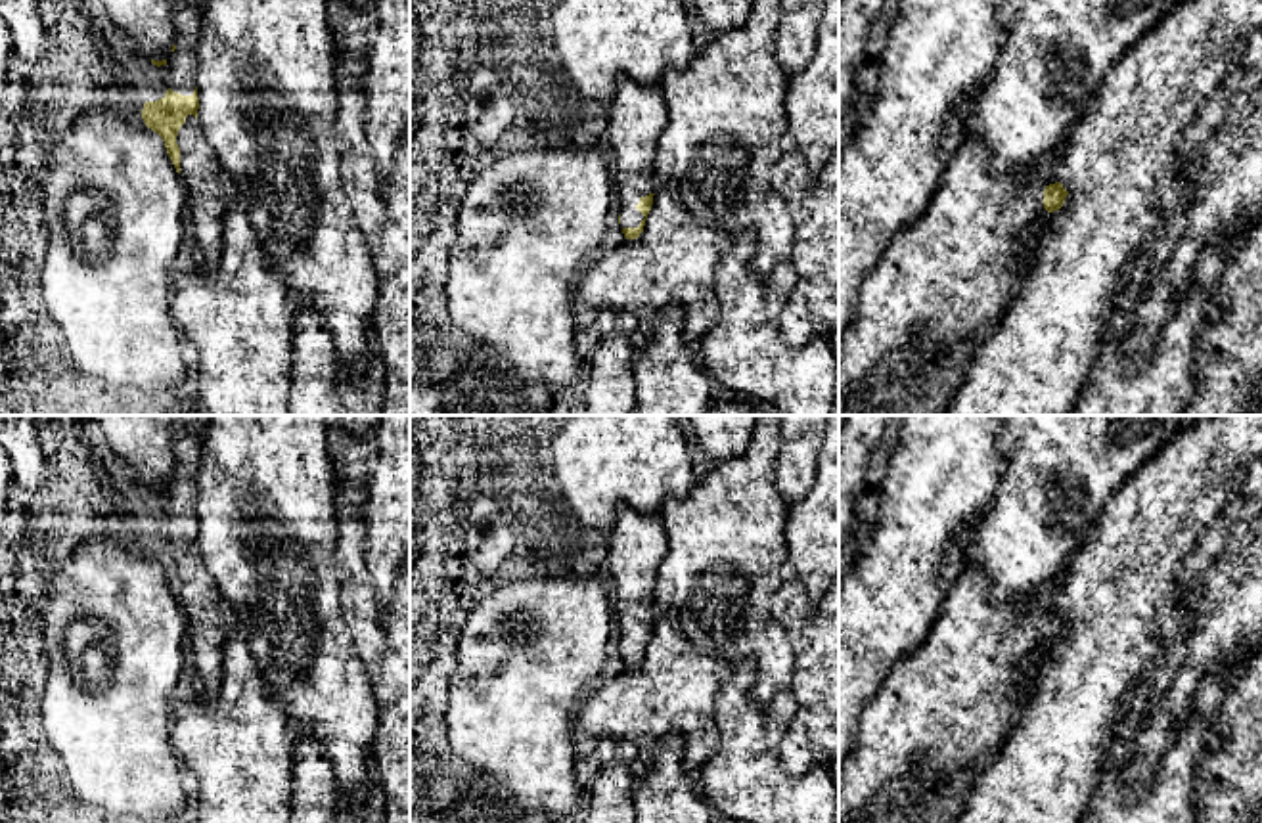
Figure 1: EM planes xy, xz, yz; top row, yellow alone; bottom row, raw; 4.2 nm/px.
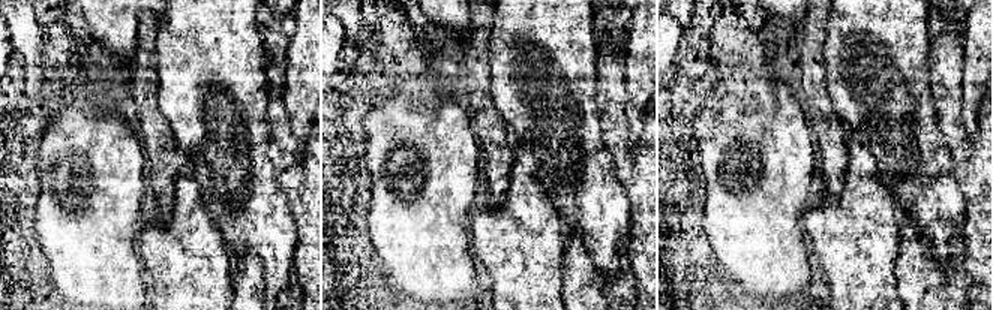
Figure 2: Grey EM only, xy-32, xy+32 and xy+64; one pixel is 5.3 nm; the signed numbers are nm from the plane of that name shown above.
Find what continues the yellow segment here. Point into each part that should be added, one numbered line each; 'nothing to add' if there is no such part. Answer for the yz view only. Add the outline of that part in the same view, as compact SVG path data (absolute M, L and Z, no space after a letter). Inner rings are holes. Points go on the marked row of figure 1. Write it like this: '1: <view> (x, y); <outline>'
1: yz (952, 272); M977 138L959 144L946 165L925 212L902 228L883 260L868 276L860 297L858 316L839 346L839 415L845 402L866 389L892 354L913 348L931 352L936 360L946 348L971 333L990 333L1003 318L1015 293L1023 253L1036 243L1036 230L1048 216L1044 189L1055 184L1059 155L1049 155L1036 165L1013 165L1005 176L990 170L986 147Z

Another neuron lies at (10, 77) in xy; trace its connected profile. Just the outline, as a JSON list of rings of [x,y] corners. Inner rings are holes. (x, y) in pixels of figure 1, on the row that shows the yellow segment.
[[[0,15],[0,134],[4,134],[4,117],[8,113],[8,98],[13,88],[23,86],[19,75],[21,65],[11,65],[11,29],[8,21]]]

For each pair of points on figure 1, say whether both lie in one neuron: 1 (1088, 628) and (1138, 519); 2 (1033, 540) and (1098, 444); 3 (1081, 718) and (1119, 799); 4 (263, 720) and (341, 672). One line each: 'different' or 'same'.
1: same
2: same
3: different
4: different

